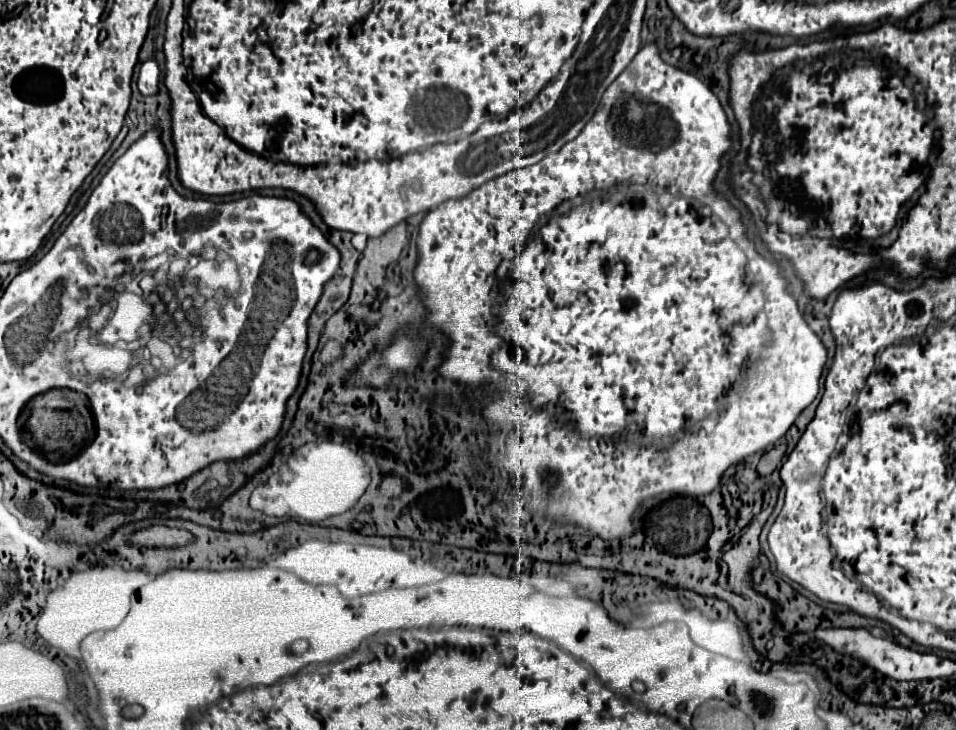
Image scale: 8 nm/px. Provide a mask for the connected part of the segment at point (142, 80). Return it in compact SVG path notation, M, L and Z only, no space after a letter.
M146 61L140 67L138 75L138 89L142 95L154 95L158 91L158 79L160 79L160 69L156 61Z

